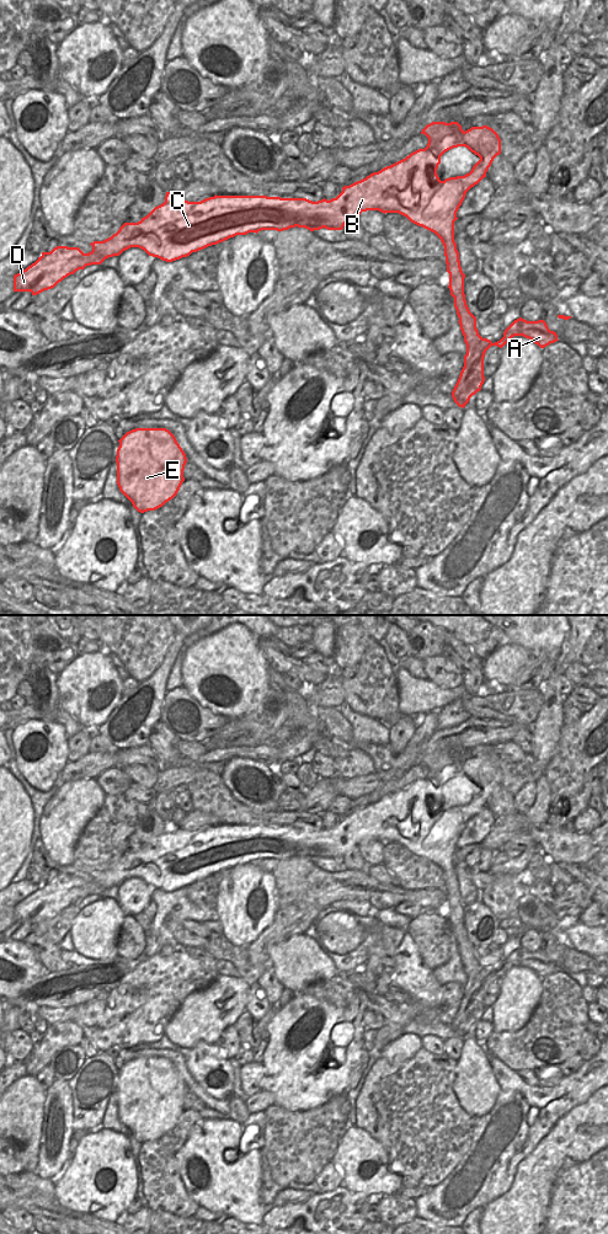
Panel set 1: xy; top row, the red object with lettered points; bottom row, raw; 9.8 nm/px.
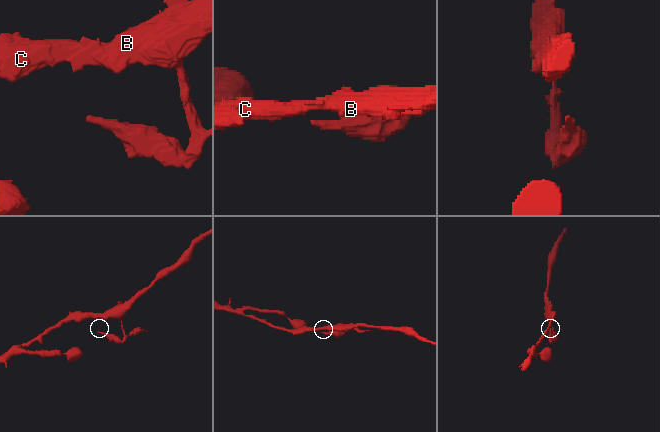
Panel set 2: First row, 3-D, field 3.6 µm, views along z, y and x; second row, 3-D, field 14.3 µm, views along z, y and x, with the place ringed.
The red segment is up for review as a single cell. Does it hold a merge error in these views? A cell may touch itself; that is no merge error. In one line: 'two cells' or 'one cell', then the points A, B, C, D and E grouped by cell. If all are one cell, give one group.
two cells; A / B C D E

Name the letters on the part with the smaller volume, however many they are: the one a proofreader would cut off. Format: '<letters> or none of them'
A

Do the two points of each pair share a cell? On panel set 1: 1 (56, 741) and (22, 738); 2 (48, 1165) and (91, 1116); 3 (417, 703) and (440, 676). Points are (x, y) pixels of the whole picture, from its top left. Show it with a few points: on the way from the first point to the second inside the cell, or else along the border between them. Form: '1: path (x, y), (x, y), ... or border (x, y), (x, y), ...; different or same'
1: path (51, 731), (47, 725), (32, 731); same
2: border (72, 1101), (72, 1127), (74, 1130); different
3: border (427, 678), (443, 688), (457, 688), (460, 685); different

